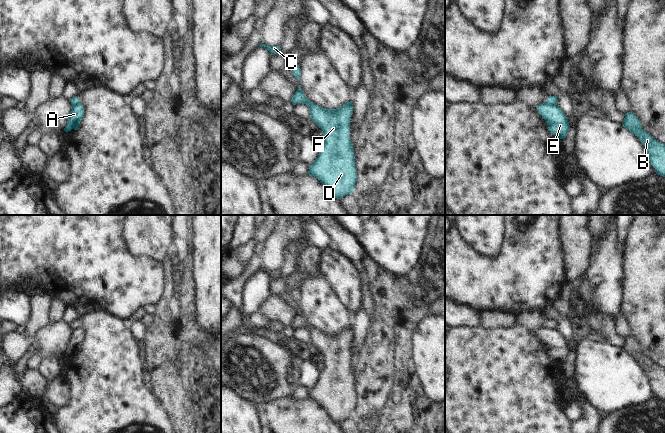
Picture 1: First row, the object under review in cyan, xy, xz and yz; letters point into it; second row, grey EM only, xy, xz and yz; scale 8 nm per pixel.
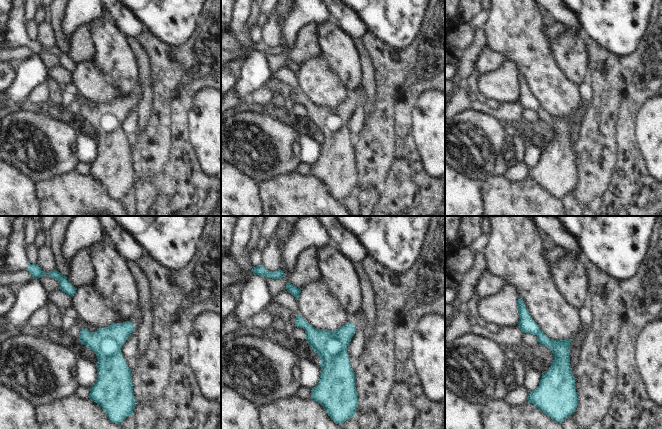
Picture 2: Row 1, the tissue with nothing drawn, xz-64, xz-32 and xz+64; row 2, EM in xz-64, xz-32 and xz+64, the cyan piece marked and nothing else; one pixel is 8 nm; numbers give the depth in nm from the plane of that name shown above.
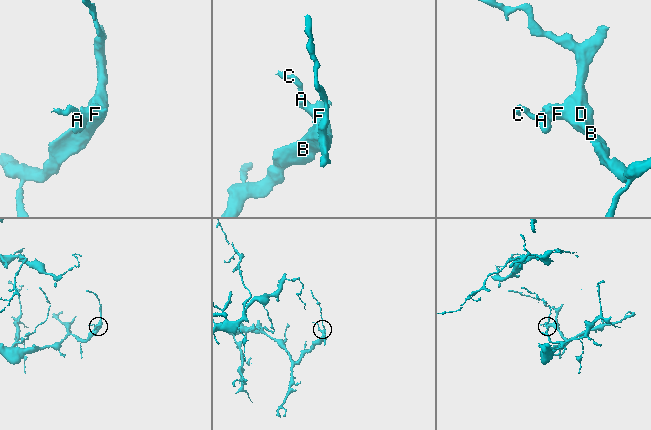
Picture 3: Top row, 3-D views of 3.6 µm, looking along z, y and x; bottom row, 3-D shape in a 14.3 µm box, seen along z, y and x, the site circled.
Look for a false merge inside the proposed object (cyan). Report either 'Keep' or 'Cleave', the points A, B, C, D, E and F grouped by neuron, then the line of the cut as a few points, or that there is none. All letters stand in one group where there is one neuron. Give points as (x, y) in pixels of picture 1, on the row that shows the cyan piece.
Cleave. Groups: A C E / B D F. Split along yz (546, 101), (556, 104).

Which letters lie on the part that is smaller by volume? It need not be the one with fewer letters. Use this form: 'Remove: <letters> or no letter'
Remove: A, C, E

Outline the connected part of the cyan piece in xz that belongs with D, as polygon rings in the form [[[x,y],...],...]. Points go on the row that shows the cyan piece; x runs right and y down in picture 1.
[[[297,89],[291,102],[293,105],[306,104],[310,119],[323,134],[319,155],[309,166],[308,174],[316,177],[338,200],[353,193],[357,181],[355,153],[349,139],[353,101],[338,109],[325,109],[313,102],[309,103],[308,98]]]

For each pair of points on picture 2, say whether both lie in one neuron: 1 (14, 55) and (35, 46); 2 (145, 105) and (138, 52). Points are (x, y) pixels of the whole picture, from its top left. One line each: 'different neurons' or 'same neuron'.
1: different neurons
2: same neuron

